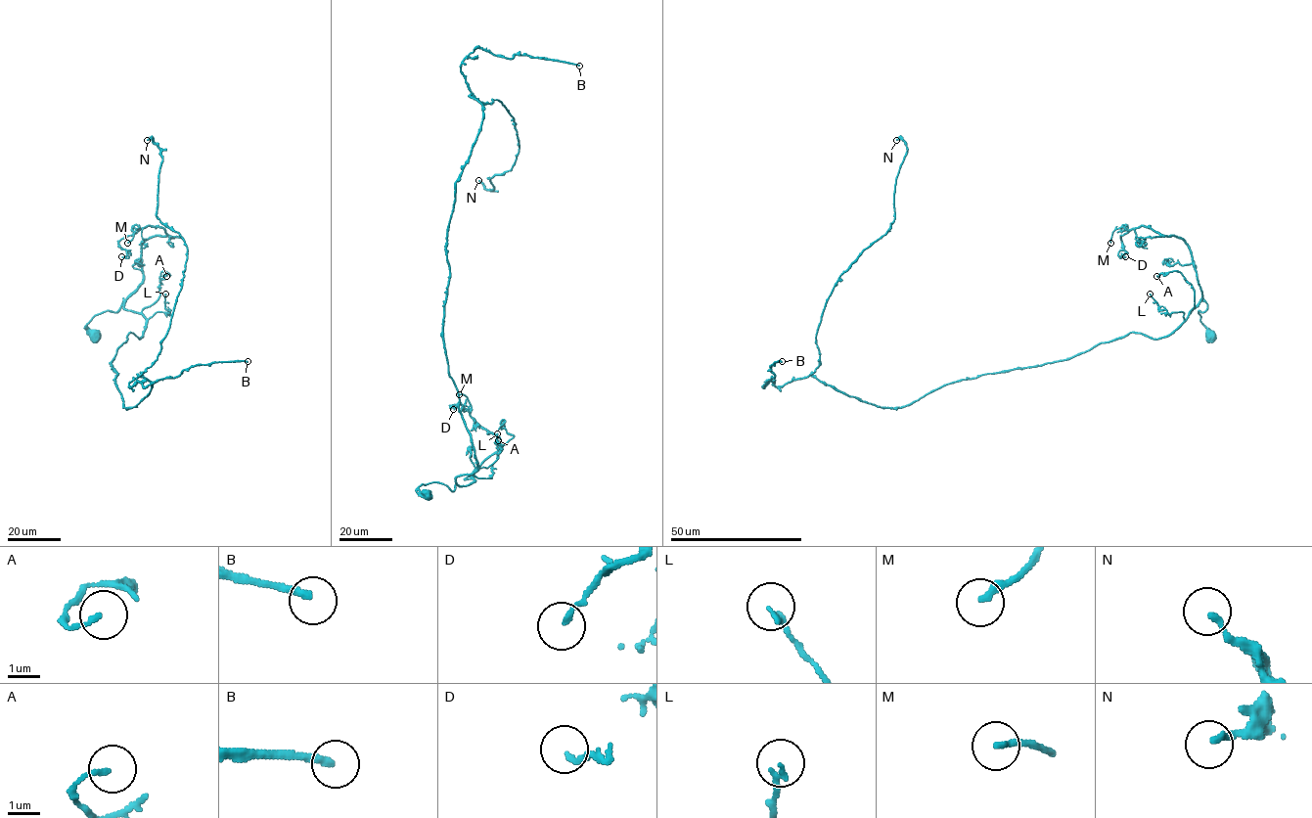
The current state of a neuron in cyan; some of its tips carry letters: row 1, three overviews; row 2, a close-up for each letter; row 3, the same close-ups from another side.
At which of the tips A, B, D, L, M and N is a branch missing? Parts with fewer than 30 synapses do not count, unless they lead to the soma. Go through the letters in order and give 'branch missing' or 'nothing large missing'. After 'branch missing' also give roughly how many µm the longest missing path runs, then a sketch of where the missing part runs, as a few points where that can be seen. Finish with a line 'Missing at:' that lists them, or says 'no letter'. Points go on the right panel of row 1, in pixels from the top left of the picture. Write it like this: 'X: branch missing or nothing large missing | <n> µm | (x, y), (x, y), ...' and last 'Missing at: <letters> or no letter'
A: nothing large missing
B: branch missing | 80 µm | (782, 361), (780, 390), (801, 400), (817, 399), (809, 383), (812, 384), (810, 388)
D: nothing large missing
L: nothing large missing
M: nothing large missing
N: nothing large missing
Missing at: B

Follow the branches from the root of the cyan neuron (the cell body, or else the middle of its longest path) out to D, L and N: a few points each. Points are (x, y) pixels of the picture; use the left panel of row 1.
D: (95, 336), (87, 325), (119, 309), (142, 280), (142, 245), (166, 231), (146, 226), (124, 237), (121, 256)
L: (95, 336), (89, 322), (116, 312), (123, 300), (146, 320), (167, 314), (165, 294)
N: (95, 336), (123, 300), (146, 319), (112, 362), (134, 406), (187, 252), (157, 216), (147, 140)

